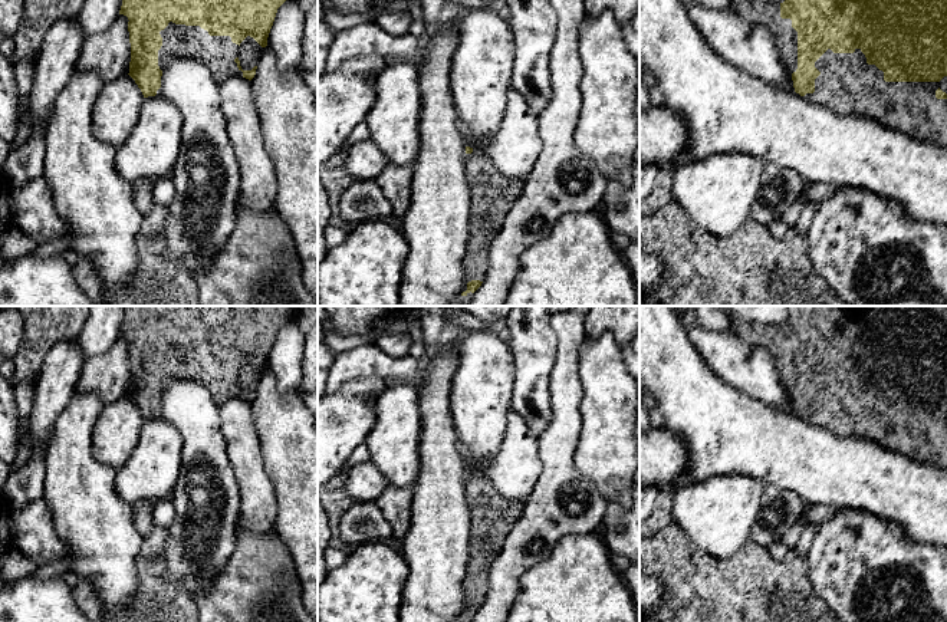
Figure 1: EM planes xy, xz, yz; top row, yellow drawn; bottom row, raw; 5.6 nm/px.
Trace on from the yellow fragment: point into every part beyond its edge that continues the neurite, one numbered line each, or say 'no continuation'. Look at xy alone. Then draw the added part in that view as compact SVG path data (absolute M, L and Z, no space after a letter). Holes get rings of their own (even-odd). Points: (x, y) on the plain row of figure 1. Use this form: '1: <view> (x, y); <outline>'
1: xy (217, 375); M172 343L160 353L162 368L158 372L158 388L162 392L174 379L201 382L213 401L220 407L230 398L243 398L234 384L239 366L230 358L210 358L200 348L175 346Z

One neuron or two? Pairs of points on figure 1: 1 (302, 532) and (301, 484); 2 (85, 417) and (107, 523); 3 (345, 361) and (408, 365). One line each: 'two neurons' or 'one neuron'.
1: one neuron
2: one neuron
3: one neuron

